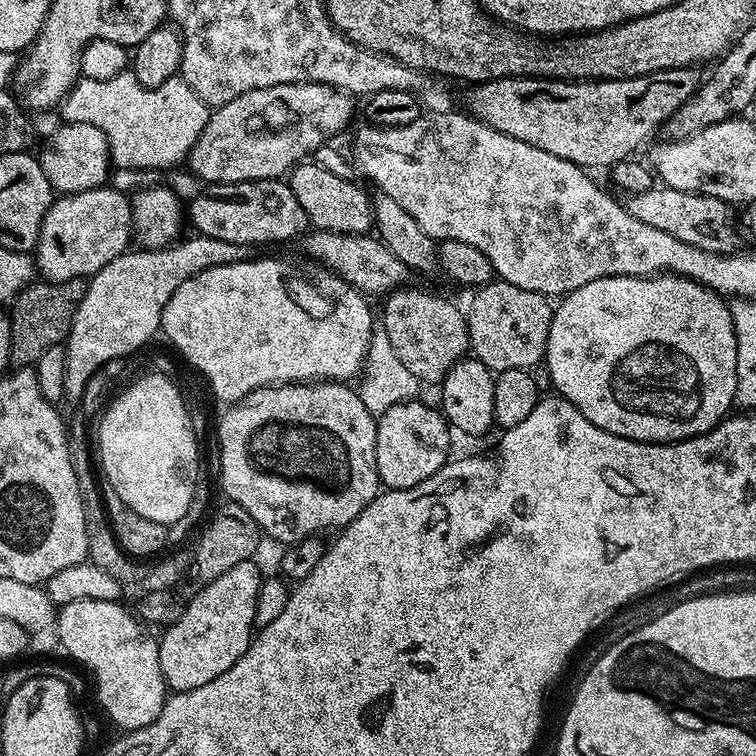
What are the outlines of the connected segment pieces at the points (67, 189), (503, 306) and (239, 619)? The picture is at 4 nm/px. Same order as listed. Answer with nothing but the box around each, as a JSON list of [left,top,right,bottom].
[[38,122,112,194],[466,278,554,374],[158,559,262,693]]

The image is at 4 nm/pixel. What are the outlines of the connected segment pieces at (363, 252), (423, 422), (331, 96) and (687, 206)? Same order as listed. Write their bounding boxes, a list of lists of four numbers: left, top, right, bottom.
[[303,230,409,298],[376,399,453,489],[186,83,353,184],[626,186,741,254]]

